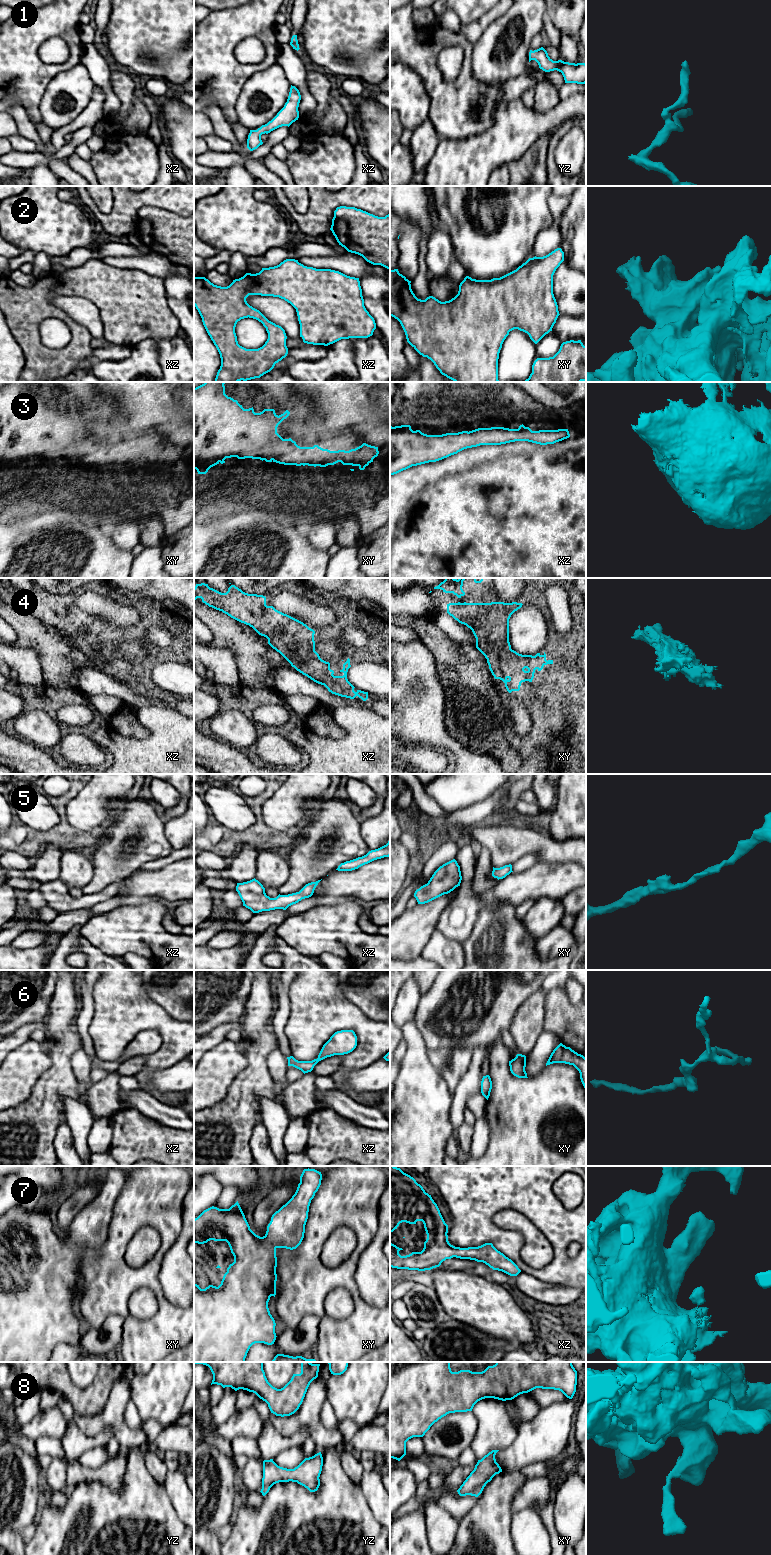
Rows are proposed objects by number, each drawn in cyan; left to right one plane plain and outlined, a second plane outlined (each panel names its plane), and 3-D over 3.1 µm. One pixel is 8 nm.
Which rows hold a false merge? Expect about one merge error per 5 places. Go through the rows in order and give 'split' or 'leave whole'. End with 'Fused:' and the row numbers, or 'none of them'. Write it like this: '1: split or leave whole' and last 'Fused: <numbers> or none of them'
1: leave whole
2: leave whole
3: leave whole
4: leave whole
5: leave whole
6: leave whole
7: leave whole
8: leave whole
Fused: none of them

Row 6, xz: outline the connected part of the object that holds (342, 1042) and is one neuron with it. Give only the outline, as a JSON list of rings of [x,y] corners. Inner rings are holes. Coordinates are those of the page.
[[[353,1030],[335,1032],[323,1045],[318,1058],[312,1061],[298,1061],[293,1056],[287,1057],[288,1066],[301,1070],[304,1074],[311,1072],[321,1060],[334,1055],[344,1055],[352,1052],[357,1046],[357,1036]]]

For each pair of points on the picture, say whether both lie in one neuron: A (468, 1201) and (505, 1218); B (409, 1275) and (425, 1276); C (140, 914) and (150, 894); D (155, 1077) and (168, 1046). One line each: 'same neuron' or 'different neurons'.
A: different neurons
B: same neuron
C: different neurons
D: different neurons

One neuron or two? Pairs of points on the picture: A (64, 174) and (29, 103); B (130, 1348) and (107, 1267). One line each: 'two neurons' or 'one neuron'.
A: two neurons
B: one neuron

